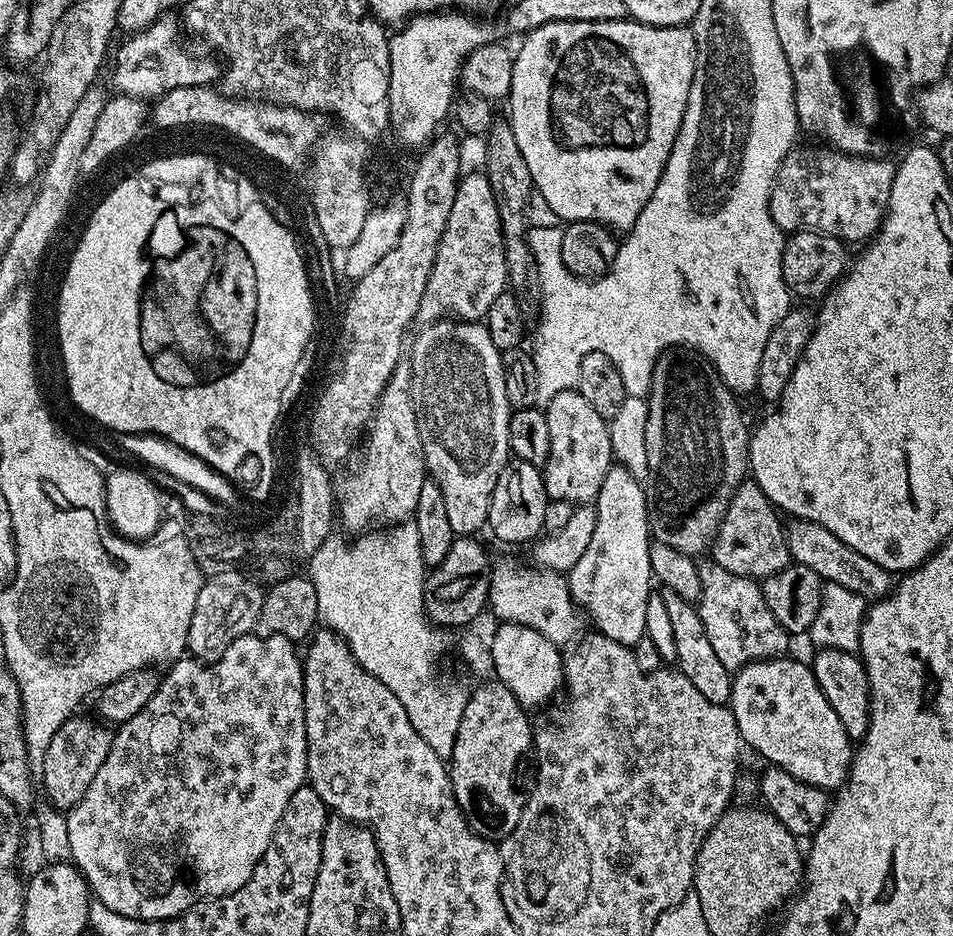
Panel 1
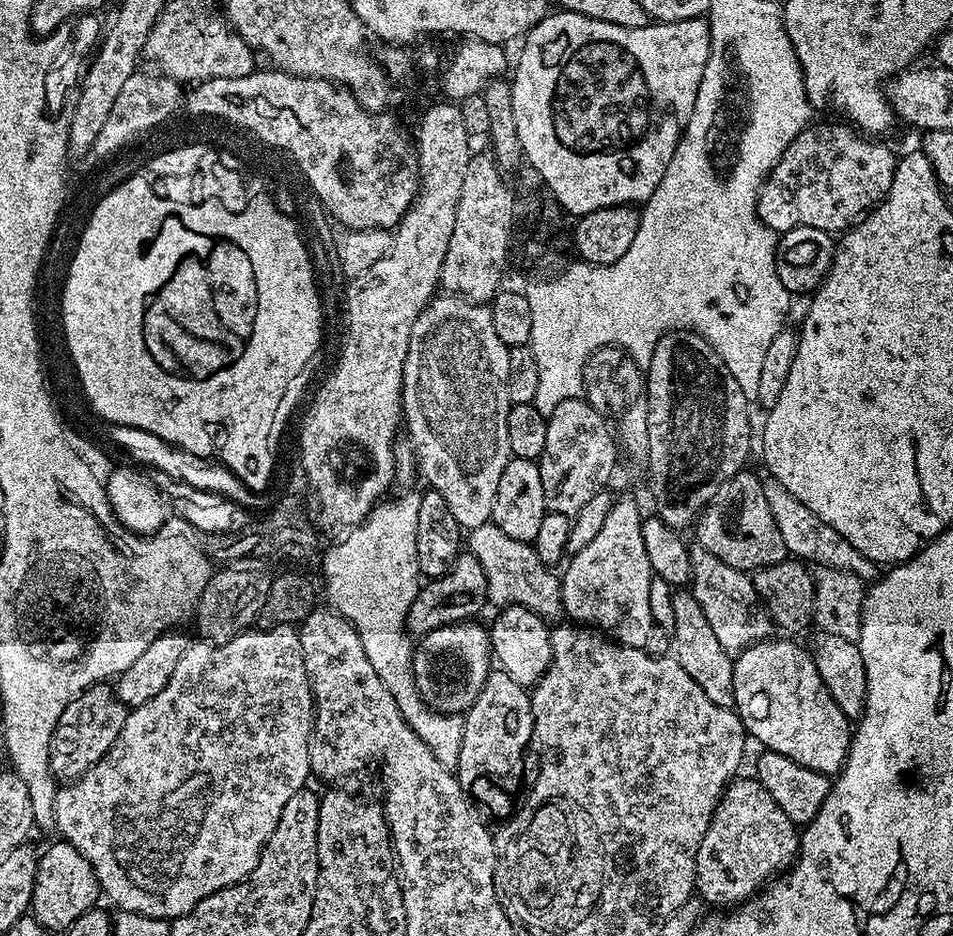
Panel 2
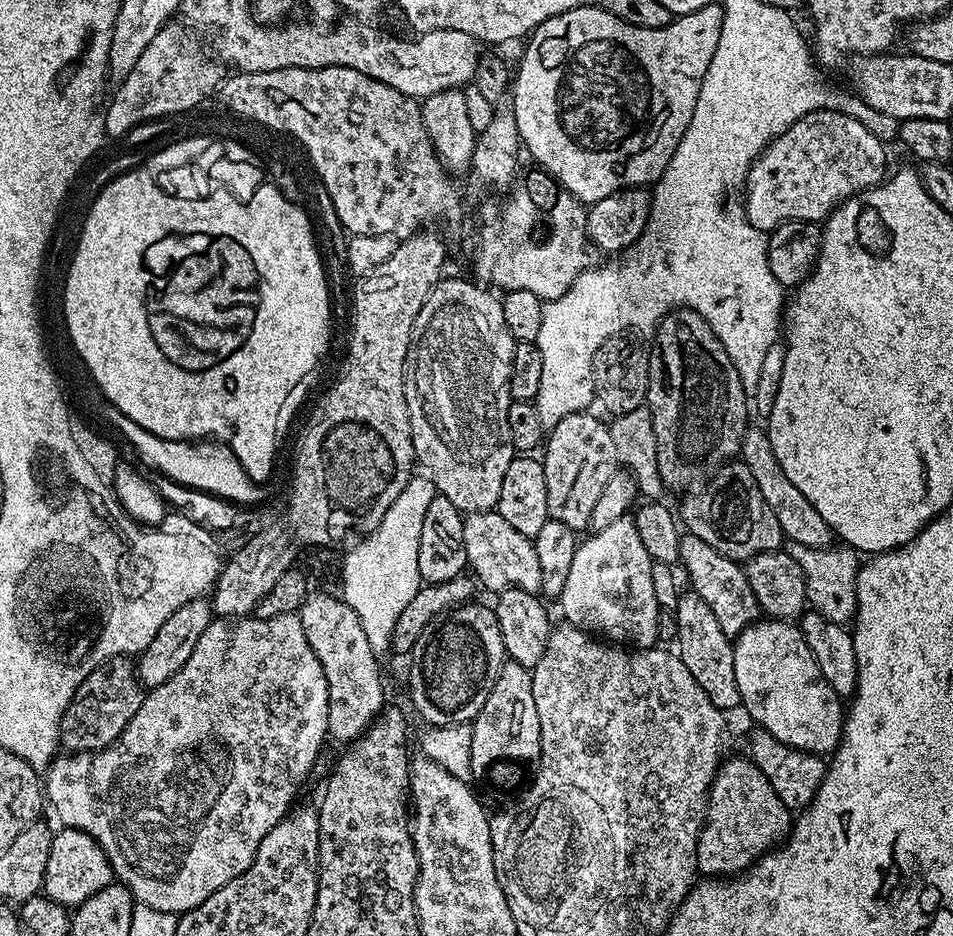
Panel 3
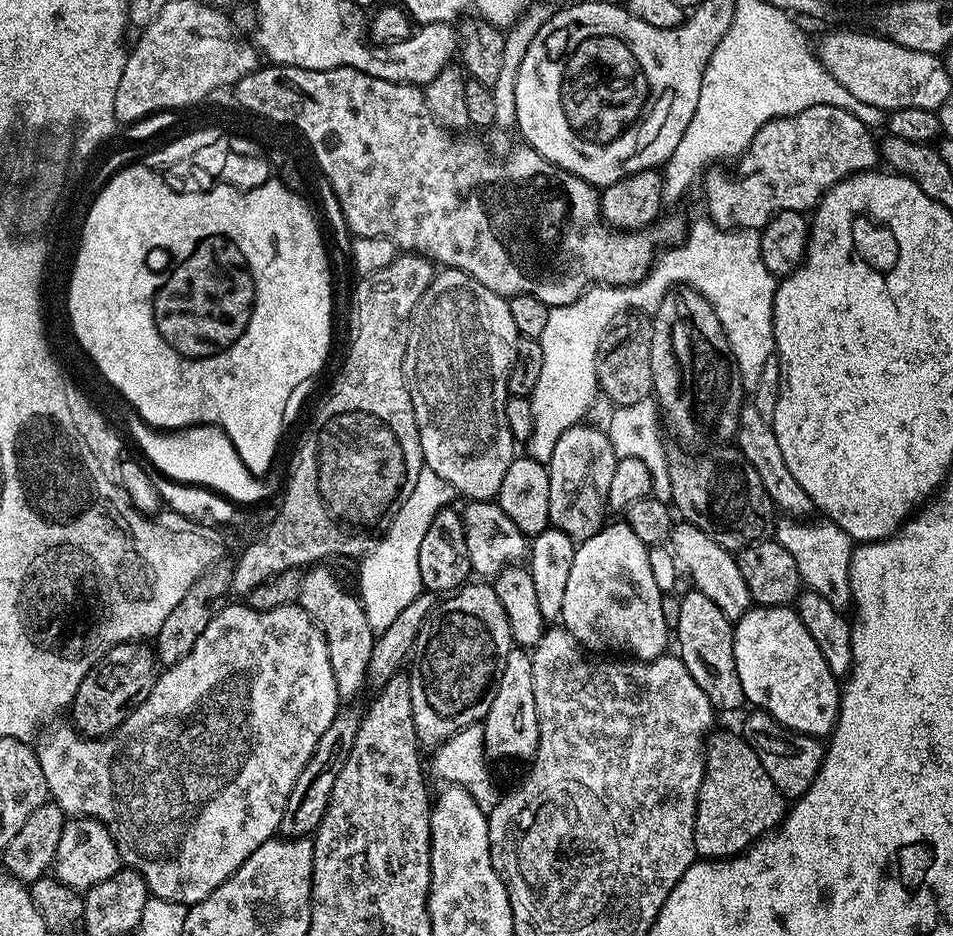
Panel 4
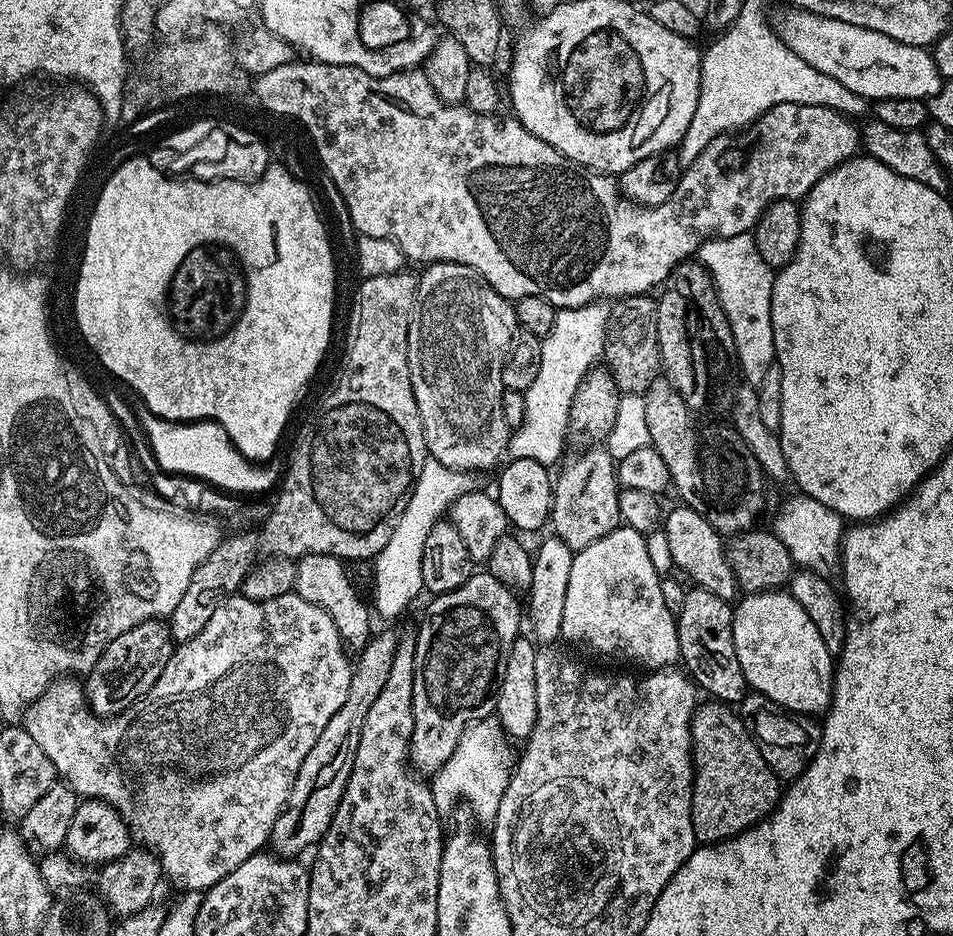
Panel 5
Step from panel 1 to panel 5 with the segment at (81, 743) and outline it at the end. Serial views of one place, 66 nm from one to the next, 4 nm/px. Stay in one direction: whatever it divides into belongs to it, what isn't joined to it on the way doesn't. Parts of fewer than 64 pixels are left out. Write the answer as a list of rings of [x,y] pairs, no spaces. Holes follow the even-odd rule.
[[[160,618],[146,620],[138,626],[126,630],[126,634],[118,634],[118,638],[114,638],[114,642],[110,642],[110,646],[106,646],[104,653],[96,659],[95,666],[87,673],[86,695],[89,707],[101,718],[111,718],[125,712],[130,706],[129,702],[135,702],[141,696],[148,694],[148,691],[154,686],[154,682],[162,674],[166,662],[170,662],[173,651],[174,639],[171,627]]]

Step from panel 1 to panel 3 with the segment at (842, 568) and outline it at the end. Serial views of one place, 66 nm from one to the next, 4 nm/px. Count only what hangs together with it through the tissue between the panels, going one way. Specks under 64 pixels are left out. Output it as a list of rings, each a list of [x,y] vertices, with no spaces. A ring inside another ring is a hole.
[[[749,426],[744,431],[744,437],[740,443],[739,459],[754,474],[754,482],[758,482],[758,490],[762,490],[762,498],[766,498],[766,506],[774,510],[774,518],[778,518],[780,528],[784,531],[785,537],[796,544],[806,544],[812,547],[823,547],[829,540],[830,529],[822,514],[806,502],[805,496],[798,491],[798,486],[782,474],[782,466],[778,458],[774,456],[774,446],[770,444],[768,432],[765,429]]]

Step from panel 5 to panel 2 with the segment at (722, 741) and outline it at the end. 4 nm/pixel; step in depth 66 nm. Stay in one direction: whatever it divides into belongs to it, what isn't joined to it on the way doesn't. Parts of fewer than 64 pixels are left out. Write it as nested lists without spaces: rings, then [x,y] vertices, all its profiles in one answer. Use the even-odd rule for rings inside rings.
[[[751,775],[743,776],[729,780],[721,791],[710,826],[698,846],[696,888],[706,901],[720,904],[716,906],[735,906],[756,895],[769,877],[791,865],[800,845],[797,825],[786,818],[786,813],[778,807],[778,802],[770,798],[770,790],[766,790],[766,786],[762,786],[762,782]]]

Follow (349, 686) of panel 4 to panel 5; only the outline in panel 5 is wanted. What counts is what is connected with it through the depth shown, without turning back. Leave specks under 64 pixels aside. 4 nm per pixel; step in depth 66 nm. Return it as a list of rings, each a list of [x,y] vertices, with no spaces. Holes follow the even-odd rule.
[[[305,552],[296,560],[296,586],[294,591],[306,602],[314,602],[324,608],[334,618],[334,626],[338,626],[340,639],[349,645],[363,646],[370,639],[368,632],[368,608],[360,601],[358,593],[352,589],[352,580],[348,577],[345,561],[338,556],[322,552]]]

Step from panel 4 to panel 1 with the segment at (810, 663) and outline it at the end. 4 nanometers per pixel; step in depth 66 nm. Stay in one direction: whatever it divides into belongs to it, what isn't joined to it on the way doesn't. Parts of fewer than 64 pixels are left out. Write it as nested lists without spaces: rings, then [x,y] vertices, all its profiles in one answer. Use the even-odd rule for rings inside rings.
[[[788,658],[753,660],[735,673],[730,707],[740,731],[740,739],[758,755],[765,756],[769,765],[786,770],[816,788],[839,789],[848,778],[848,769],[852,767],[853,741],[848,739],[842,722],[838,722],[834,706],[826,702],[826,694],[822,694],[811,667],[805,661],[803,664],[800,660],[784,659]]]

